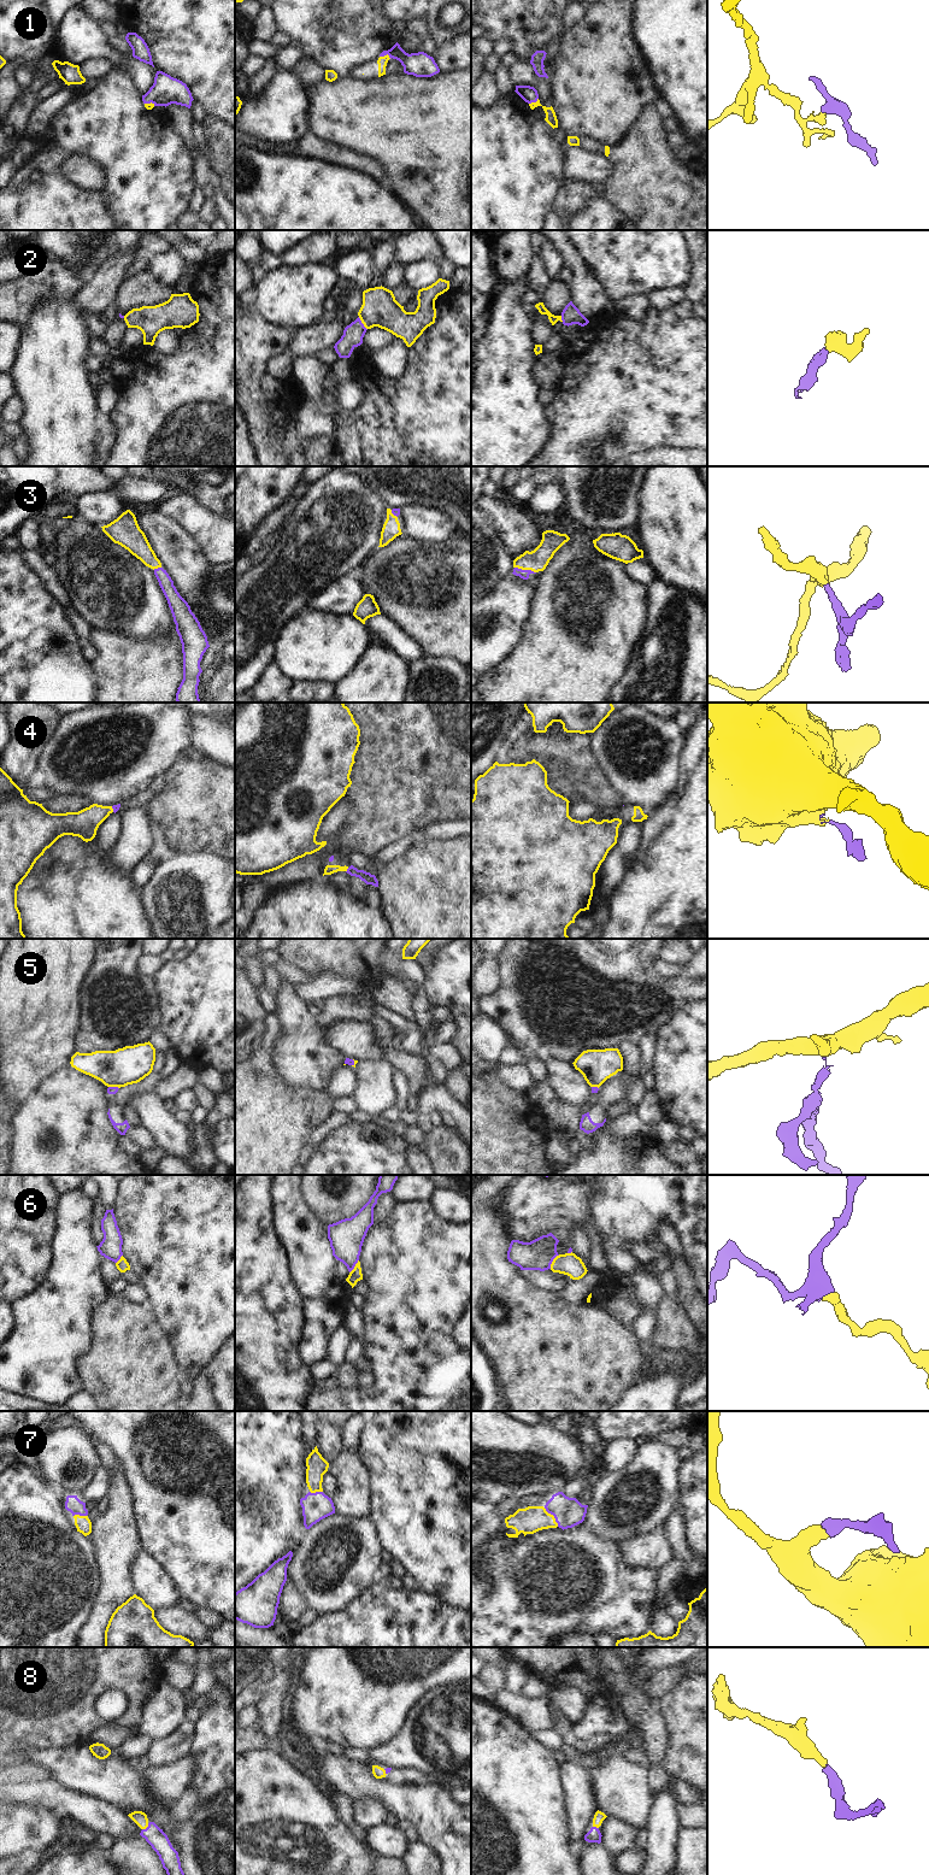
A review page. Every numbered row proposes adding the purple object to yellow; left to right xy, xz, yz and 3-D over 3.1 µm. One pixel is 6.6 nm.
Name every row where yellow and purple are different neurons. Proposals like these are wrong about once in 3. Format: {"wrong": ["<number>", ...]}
{"wrong": ["5", "6"]}

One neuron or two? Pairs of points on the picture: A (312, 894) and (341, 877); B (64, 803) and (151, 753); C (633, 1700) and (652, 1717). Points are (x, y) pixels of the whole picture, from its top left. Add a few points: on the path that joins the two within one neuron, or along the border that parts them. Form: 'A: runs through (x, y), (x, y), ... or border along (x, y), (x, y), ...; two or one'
A: border along (322, 877), (334, 888), (348, 893); two
B: border along (56, 794), (82, 794), (92, 804); two
C: runs through (638, 1705), (647, 1715); one

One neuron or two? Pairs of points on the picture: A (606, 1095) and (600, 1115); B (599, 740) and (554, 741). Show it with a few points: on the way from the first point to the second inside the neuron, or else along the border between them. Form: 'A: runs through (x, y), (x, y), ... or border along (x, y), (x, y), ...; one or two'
A: runs through (604, 1100), (600, 1110); one
B: border along (589, 738), (589, 750), (600, 766); two

